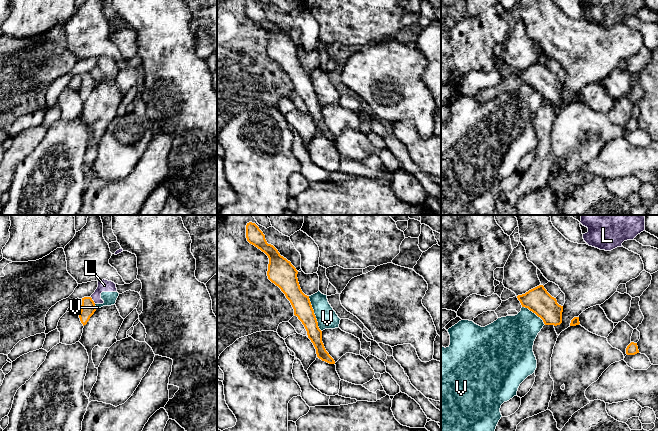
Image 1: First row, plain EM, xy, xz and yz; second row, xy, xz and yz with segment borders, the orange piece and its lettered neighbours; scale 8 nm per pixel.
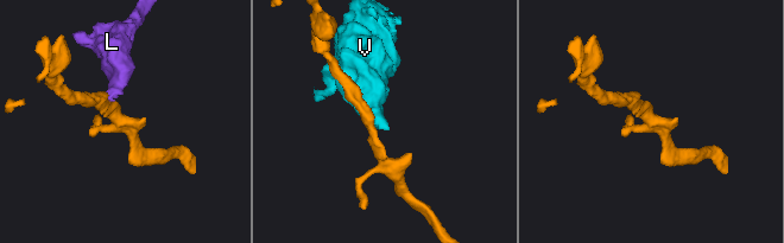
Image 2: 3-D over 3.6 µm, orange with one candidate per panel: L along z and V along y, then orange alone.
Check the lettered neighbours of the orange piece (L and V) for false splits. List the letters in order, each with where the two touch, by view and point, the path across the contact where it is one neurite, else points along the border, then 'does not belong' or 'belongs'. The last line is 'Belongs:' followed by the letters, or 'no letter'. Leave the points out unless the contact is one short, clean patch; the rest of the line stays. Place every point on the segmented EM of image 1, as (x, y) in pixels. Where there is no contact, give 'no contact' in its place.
L: meets orange in xy at (92, 300); border along xy (90, 297), (95, 303); does not belong
V: meets orange in xz at (314, 314); border along xz (308, 296), (317, 326), (321, 331); does not belong
Belongs: no letter

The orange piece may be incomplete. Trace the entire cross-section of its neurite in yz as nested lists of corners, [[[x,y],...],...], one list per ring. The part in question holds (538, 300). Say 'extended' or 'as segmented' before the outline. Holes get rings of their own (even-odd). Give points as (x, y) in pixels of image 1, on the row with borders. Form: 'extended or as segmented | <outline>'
as segmented | [[[539,285],[525,294],[518,295],[522,307],[540,317],[545,325],[560,325],[562,323],[563,306],[557,303],[543,285]]]

